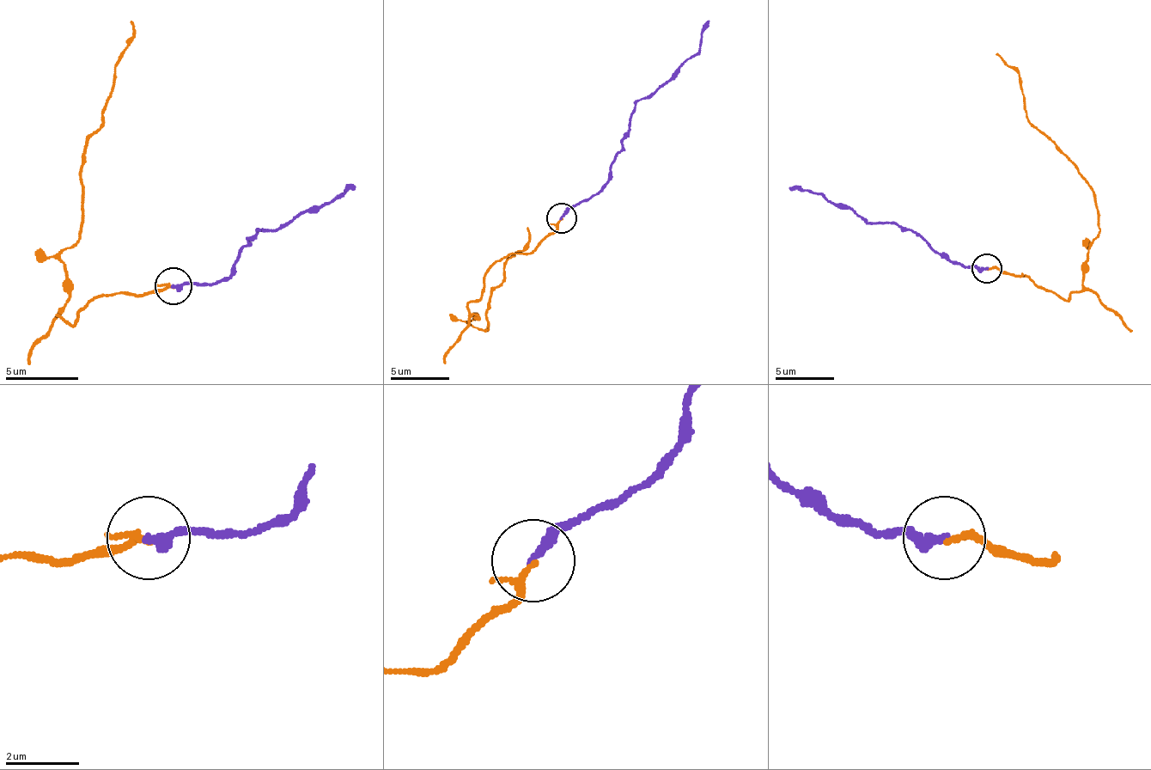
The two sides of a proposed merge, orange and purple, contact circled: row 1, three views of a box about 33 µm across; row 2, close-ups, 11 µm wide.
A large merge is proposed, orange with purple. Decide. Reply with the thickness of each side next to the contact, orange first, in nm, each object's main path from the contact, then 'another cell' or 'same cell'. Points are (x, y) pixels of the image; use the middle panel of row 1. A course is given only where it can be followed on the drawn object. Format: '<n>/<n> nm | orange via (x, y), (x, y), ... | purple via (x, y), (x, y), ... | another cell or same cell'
140/300 nm | orange via (560, 217), (528, 253), (498, 259), (469, 312), (475, 326), (487, 329), (490, 294), (528, 226) | purple via (560, 217), (602, 187), (623, 146), (623, 135), (631, 125), (631, 111), (654, 93), (699, 49), (708, 20) | same cell

